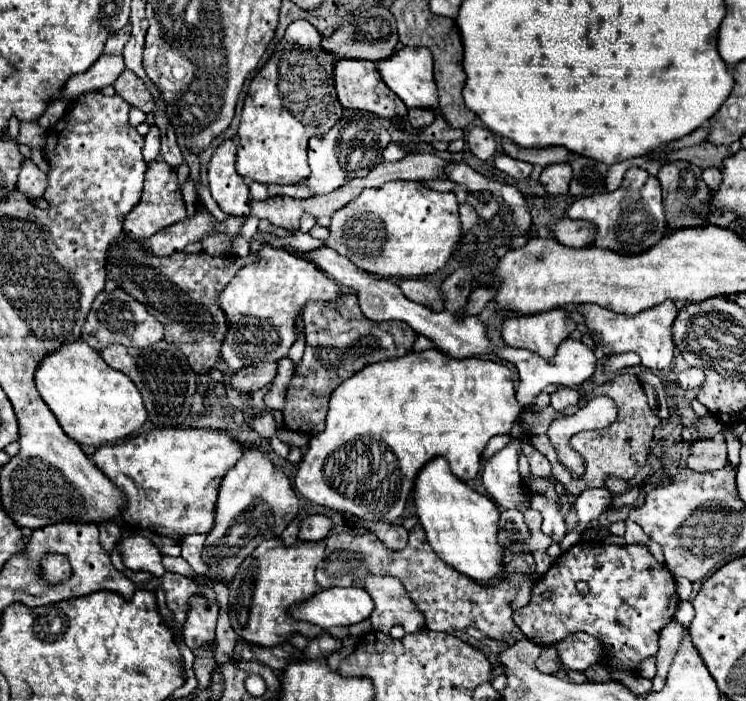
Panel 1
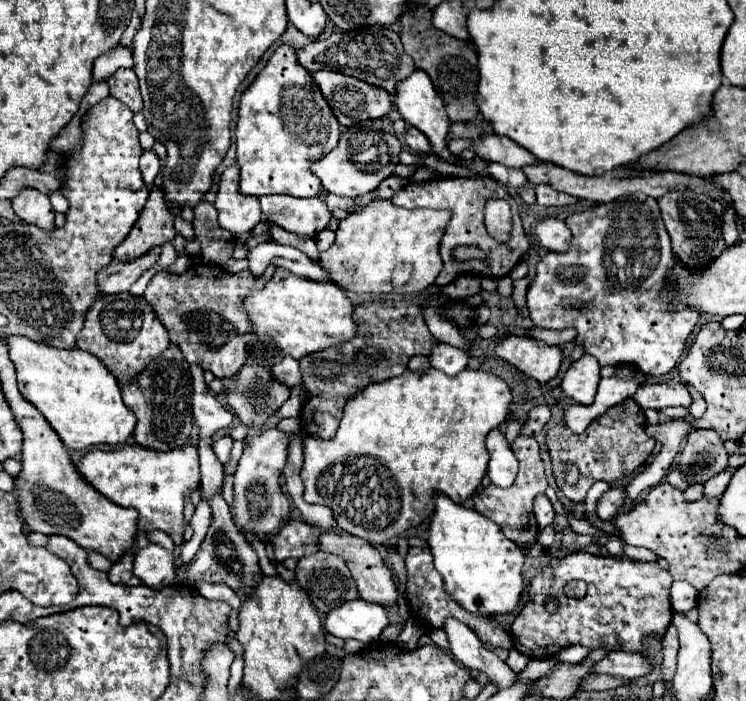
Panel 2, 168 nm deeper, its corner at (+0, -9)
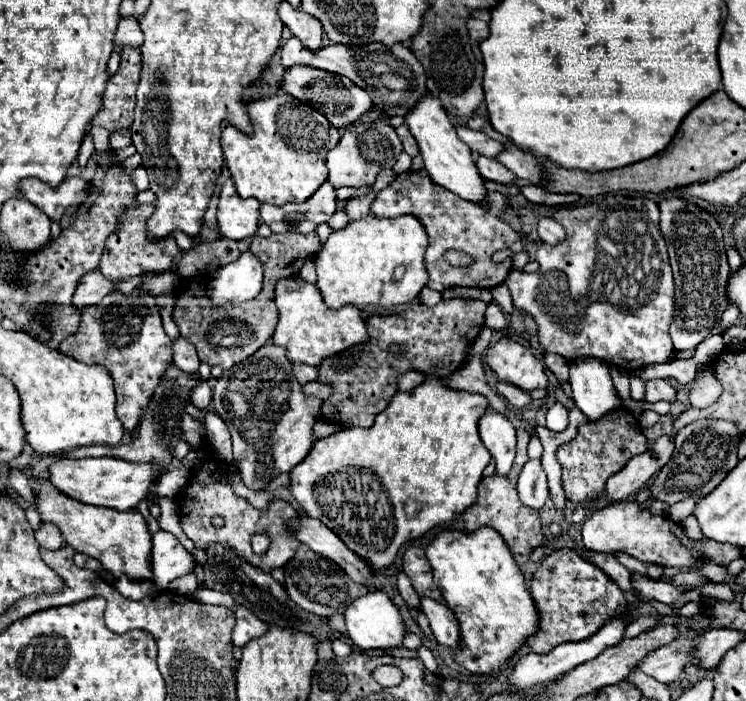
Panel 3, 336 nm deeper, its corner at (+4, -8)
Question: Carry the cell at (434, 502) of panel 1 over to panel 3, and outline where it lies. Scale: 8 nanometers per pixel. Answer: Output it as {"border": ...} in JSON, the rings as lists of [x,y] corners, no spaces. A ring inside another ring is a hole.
{"border":[[[479,528],[473,534],[465,532],[441,532],[429,546],[427,546],[427,560],[433,568],[435,586],[441,590],[447,606],[453,610],[459,628],[461,640],[453,654],[453,660],[475,674],[491,674],[499,672],[517,652],[537,632],[539,614],[535,602],[525,586],[525,578],[513,560],[513,554],[507,550],[503,538],[491,528]]]}

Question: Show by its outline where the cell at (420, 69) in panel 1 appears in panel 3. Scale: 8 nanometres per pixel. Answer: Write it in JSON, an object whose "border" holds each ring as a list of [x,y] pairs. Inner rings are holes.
{"border":[[[425,94],[417,102],[417,106],[405,116],[405,124],[409,126],[409,132],[413,134],[413,138],[419,144],[419,152],[425,160],[425,170],[429,172],[431,180],[435,184],[451,190],[453,194],[461,196],[463,200],[475,202],[479,206],[487,206],[487,188],[485,188],[483,178],[479,176],[479,170],[475,168],[475,162],[471,158],[471,150],[467,148],[465,142],[461,142],[457,138],[455,126],[451,124],[451,120],[445,114],[439,100],[435,96]]]}

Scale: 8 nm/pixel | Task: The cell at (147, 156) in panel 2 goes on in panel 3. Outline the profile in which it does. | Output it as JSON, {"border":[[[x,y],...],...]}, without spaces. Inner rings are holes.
{"border":[[[139,166],[139,168],[135,168],[135,170],[133,170],[133,174],[131,174],[131,180],[133,180],[133,184],[135,184],[135,188],[137,188],[139,192],[143,192],[143,190],[147,190],[147,188],[149,188],[147,170],[145,170],[143,166]]]}

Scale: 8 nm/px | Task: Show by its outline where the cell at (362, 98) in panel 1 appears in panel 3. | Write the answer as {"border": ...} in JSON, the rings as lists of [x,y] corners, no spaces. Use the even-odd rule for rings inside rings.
{"border":[[[295,64],[291,66],[289,70],[285,70],[283,74],[283,80],[279,84],[283,88],[285,94],[293,96],[295,100],[303,102],[303,104],[311,104],[311,108],[323,112],[323,116],[335,126],[335,128],[341,128],[345,124],[351,124],[355,122],[357,118],[361,118],[365,112],[371,110],[373,102],[371,102],[371,96],[351,84],[351,80],[343,78],[343,76],[335,76],[331,72],[323,72],[319,68],[311,68],[311,66],[305,66],[305,64]]]}

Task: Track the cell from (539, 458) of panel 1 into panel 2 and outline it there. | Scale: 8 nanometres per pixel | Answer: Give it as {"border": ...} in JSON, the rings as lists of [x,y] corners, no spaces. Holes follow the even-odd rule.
{"border":[[[517,437],[513,441],[511,449],[513,449],[513,453],[519,461],[519,473],[517,473],[515,483],[507,489],[499,489],[495,485],[479,489],[473,495],[473,503],[475,503],[475,509],[479,513],[489,517],[491,521],[495,521],[503,529],[505,537],[509,537],[517,545],[531,545],[537,539],[537,521],[535,521],[535,515],[533,515],[533,499],[539,493],[545,493],[549,483],[547,483],[547,477],[545,477],[545,467],[543,467],[539,443],[533,437]]]}

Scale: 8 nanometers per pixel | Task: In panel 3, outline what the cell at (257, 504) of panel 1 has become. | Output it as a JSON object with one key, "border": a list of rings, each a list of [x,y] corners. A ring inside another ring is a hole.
{"border":[[[265,344],[247,360],[235,364],[235,368],[223,370],[223,376],[217,380],[213,388],[213,406],[231,432],[233,458],[237,460],[237,468],[247,488],[267,486],[275,476],[295,468],[313,448],[315,442],[313,426],[321,418],[323,400],[303,394],[303,386],[293,376],[291,366],[293,362],[287,358],[285,348],[279,348],[275,344]]]}

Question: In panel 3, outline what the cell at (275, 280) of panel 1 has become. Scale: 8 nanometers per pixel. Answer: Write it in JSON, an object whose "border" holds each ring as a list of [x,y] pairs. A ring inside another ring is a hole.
{"border":[[[299,276],[277,282],[275,304],[279,308],[279,324],[271,342],[285,346],[291,362],[319,366],[327,356],[335,356],[355,344],[369,340],[367,322],[359,308],[343,306],[339,310],[329,310],[321,298],[319,288],[315,284],[303,282]]]}

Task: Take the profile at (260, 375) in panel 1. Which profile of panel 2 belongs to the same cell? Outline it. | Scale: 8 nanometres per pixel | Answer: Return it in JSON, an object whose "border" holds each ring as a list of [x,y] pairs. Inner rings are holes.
{"border":[[[283,359],[281,363],[277,363],[275,367],[271,367],[271,371],[275,373],[275,381],[279,381],[281,385],[293,387],[297,383],[301,383],[301,371],[299,371],[299,361],[295,359]]]}

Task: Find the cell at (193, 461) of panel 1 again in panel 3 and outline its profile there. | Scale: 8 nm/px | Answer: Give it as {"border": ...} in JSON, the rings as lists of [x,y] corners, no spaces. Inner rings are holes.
{"border":[[[107,456],[83,458],[83,460],[63,458],[53,462],[47,468],[47,472],[49,472],[47,480],[69,498],[79,500],[83,504],[105,506],[115,510],[137,508],[137,504],[147,498],[149,488],[155,484],[155,476],[157,476],[157,468],[153,464],[131,464],[121,458],[107,458]]]}

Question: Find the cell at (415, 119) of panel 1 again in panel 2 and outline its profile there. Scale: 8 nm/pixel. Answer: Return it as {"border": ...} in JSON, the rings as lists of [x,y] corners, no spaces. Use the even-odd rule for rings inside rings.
{"border":[[[407,127],[405,131],[405,143],[413,153],[427,153],[431,149],[429,139],[415,127]]]}

